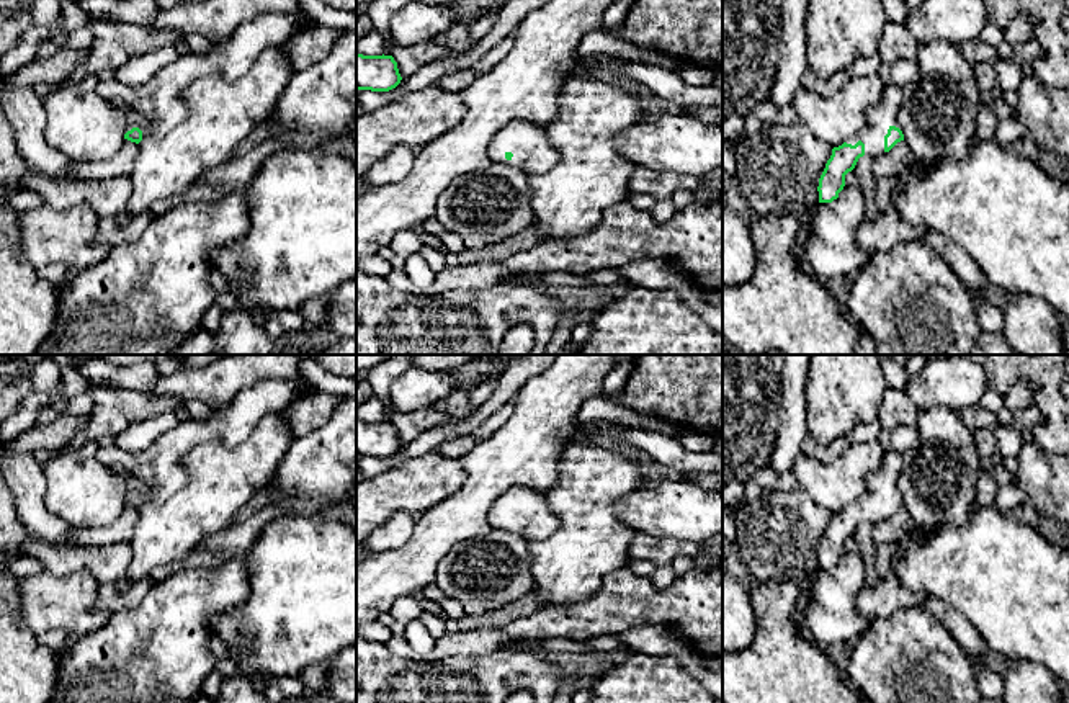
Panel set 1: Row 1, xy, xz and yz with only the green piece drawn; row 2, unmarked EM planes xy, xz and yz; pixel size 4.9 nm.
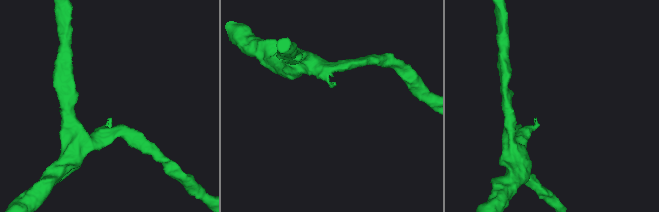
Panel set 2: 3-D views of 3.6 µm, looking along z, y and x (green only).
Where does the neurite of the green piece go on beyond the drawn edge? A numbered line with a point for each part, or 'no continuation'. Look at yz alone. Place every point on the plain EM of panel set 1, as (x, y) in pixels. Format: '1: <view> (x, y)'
1: yz (883, 481)

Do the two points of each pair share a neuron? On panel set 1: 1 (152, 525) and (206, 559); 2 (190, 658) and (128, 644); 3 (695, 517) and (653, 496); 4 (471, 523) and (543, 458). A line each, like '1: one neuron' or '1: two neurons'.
1: two neurons
2: one neuron
3: one neuron
4: one neuron

